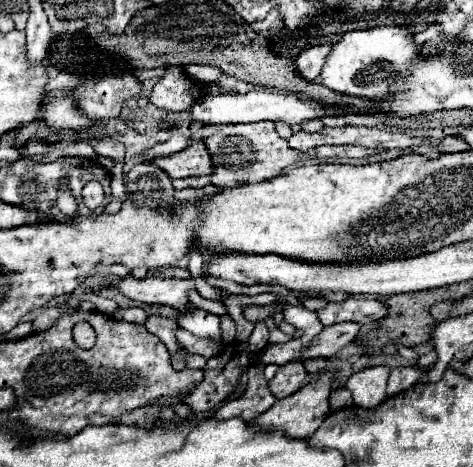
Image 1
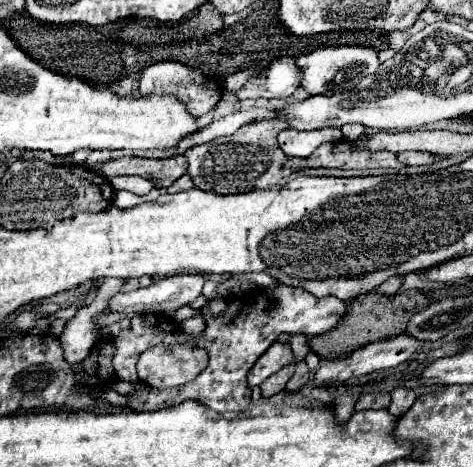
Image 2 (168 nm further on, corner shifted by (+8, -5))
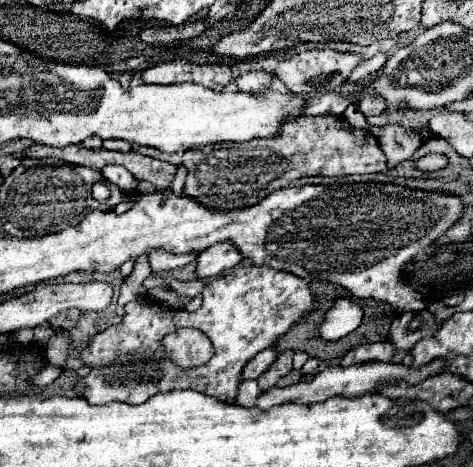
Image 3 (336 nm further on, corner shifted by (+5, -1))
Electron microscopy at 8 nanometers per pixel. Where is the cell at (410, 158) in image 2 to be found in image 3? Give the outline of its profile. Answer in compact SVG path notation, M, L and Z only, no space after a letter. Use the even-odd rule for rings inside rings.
M385 125L377 141L381 143L383 153L387 155L389 165L393 167L407 161L421 145L421 139L417 133L411 137L411 133L405 133L405 129L399 125Z

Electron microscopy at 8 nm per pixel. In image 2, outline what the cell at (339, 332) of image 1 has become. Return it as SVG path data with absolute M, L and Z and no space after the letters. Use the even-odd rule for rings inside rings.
M276 341L276 343L260 357L260 361L256 361L256 365L250 369L248 385L250 385L250 387L260 385L266 377L270 377L272 373L276 373L276 371L280 371L282 367L290 365L292 361L294 361L294 357L292 357L290 347Z

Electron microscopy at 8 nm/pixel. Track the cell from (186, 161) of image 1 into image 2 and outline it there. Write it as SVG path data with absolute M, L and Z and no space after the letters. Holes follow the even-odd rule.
M176 155L170 159L140 159L140 157L122 157L114 161L106 161L94 167L104 177L112 179L118 175L138 175L148 179L156 189L170 187L178 177L186 173L188 163L184 155Z

